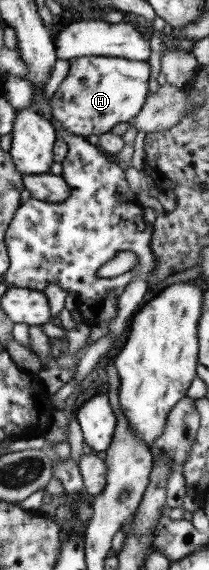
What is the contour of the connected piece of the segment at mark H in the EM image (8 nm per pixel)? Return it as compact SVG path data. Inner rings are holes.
M85 55L69 62L69 70L49 98L51 115L57 127L71 135L87 138L88 135L107 133L116 123L134 118L147 96L149 63L129 59Z

